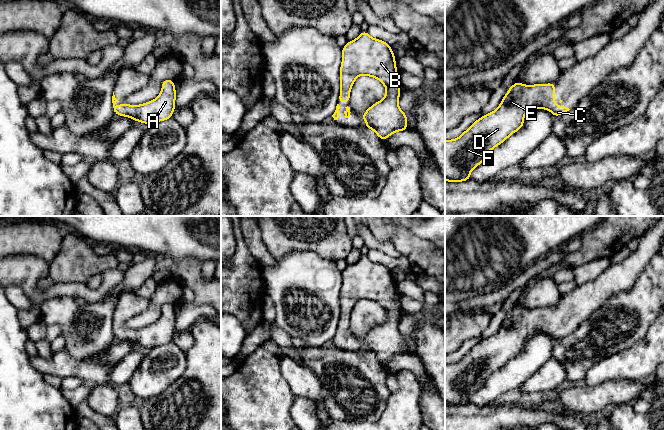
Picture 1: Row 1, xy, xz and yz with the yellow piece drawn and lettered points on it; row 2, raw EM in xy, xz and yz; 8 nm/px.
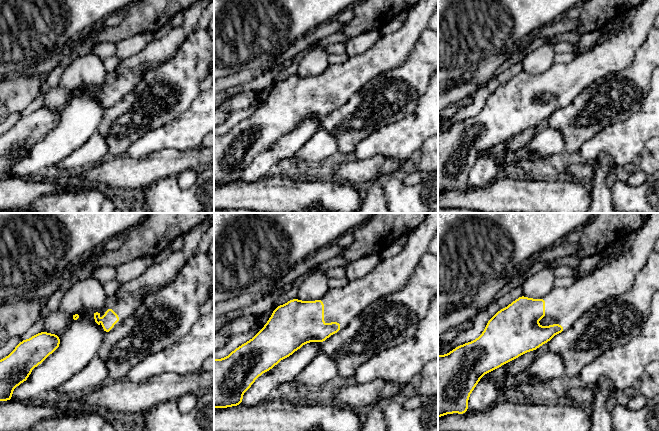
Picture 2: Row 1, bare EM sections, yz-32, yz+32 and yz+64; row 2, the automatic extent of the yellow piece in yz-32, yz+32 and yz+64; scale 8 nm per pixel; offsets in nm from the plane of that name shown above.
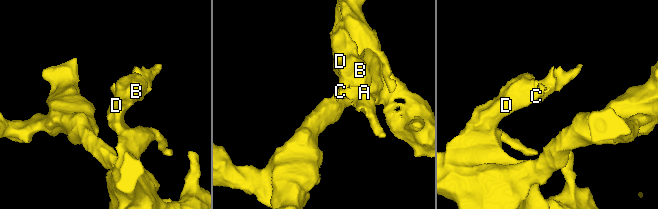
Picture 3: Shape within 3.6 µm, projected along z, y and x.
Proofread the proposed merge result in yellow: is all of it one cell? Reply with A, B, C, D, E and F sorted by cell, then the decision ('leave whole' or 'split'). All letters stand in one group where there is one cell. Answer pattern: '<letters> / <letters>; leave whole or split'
A B C D E F; leave whole

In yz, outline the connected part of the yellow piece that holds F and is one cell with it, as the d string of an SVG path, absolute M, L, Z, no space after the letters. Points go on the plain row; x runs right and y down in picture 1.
M514 307L496 334L477 343L458 362L445 364L445 405L471 403L471 395L488 377L522 352L525 338L531 333L546 333L555 341L570 334L555 329L554 307Z

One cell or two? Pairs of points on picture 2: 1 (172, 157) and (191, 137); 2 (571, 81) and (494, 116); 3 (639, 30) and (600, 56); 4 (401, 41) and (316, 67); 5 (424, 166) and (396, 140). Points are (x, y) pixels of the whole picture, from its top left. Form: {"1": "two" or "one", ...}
{"1": "two", "2": "one", "3": "one", "4": "two", "5": "two"}

